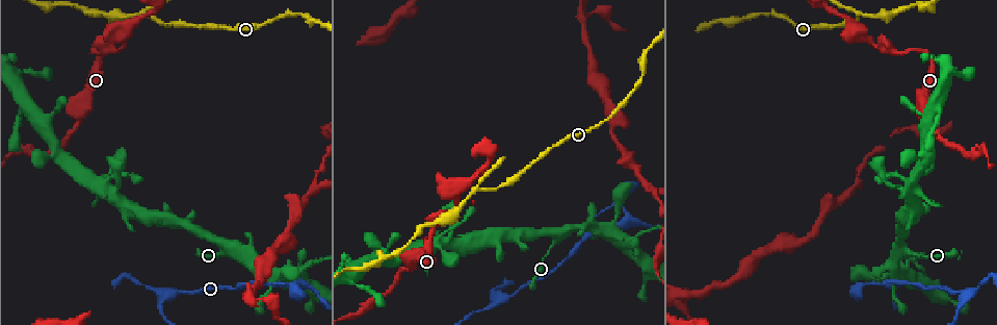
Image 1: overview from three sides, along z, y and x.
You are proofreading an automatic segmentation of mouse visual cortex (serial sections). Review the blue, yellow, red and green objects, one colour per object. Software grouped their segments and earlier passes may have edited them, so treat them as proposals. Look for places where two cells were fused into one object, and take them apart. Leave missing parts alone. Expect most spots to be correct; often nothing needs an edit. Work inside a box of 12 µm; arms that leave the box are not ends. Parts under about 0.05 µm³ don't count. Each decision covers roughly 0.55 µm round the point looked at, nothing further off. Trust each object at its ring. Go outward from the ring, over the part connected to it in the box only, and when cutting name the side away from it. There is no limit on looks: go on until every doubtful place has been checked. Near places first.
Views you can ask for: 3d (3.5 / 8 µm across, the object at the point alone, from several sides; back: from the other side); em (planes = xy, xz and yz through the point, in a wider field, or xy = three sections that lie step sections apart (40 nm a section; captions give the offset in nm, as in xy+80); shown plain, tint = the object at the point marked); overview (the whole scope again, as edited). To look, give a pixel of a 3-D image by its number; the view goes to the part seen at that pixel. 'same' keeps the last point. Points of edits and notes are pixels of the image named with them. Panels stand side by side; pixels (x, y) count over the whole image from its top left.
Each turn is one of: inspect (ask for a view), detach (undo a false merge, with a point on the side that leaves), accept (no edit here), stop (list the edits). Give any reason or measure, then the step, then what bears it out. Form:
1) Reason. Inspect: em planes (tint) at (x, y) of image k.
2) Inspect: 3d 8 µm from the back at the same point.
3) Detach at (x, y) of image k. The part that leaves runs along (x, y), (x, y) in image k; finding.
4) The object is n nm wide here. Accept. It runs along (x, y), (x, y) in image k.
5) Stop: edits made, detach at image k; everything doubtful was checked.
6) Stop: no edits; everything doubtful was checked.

Two arms in line, one across. Inspect: 3d 3.5 µm from the back at (474, 190) of image 1.

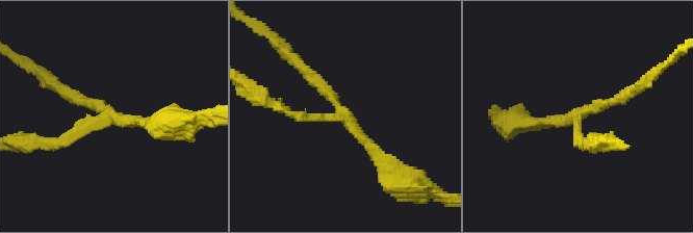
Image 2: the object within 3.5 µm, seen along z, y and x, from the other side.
3 arms meet here; the arms are 150, 200, 200 nm wide. Inspect: em xy step 5 (tint) at (109, 118) of image 2.

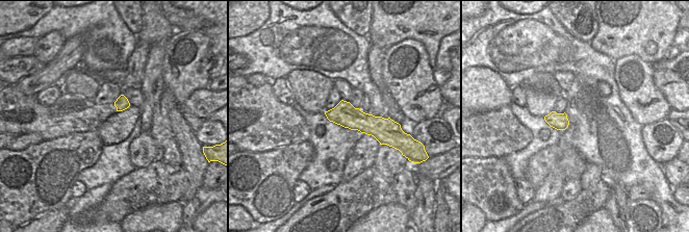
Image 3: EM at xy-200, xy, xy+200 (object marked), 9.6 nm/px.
Accept. It runs along (281, 107), (342, 118), (390, 171) in image 2; all the same cell.

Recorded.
Narrows sharply. Inspect: 3d 3.5 µm at (437, 226) of image 1.

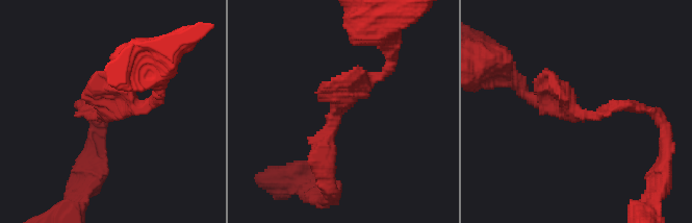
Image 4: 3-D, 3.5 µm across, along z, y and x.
Inspect: em xy step 1 (tint) at (346, 99) of image 4.

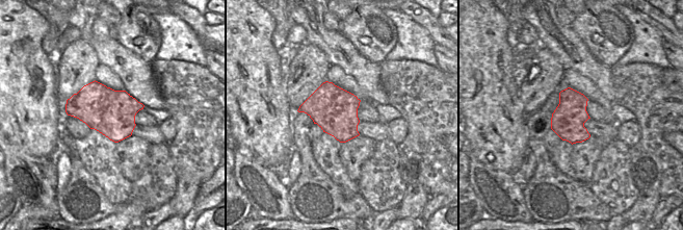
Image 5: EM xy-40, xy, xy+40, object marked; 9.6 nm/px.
Inspect: em planes (tint) at the same point.

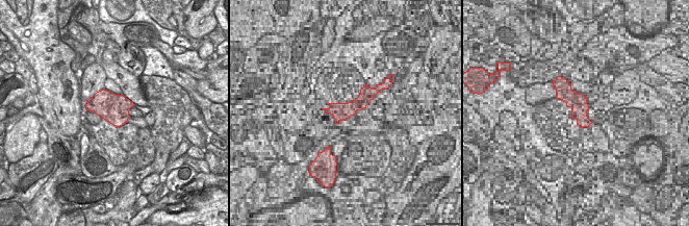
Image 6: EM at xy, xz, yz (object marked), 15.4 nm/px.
Accept. Continuous, no second cell.

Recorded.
Three arms meet. Inspect: 3d 3.5 µm at (590, 234) of image 1.

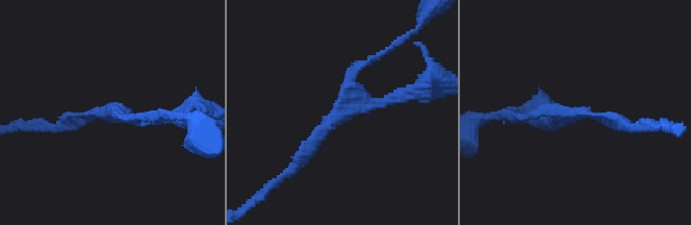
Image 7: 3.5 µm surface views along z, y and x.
3 arms meet here; the arms are 150, 150, 150 nm wide. Inspect: em xy step 3 (tint) at (577, 111) of image 7.

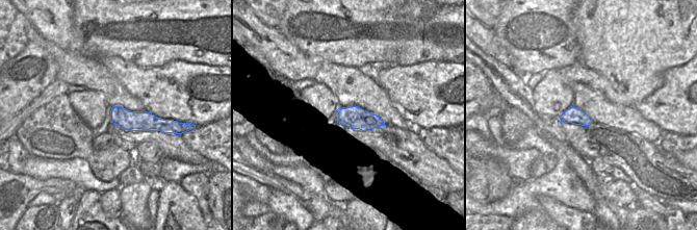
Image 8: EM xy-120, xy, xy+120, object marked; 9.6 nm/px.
The object is 220 nm wide here. Accept. It runs along (295, 166), (339, 115), (403, 96) in image 7; one cell here.

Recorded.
Stop: no edits; everything doubtful was checked.

